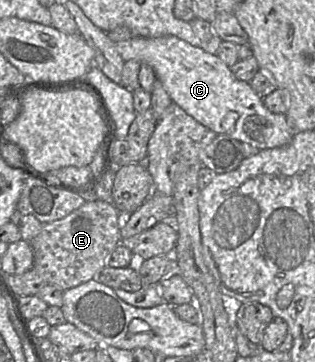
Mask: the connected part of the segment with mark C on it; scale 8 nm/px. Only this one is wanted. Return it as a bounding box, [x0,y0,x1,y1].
[116,36,295,150]

